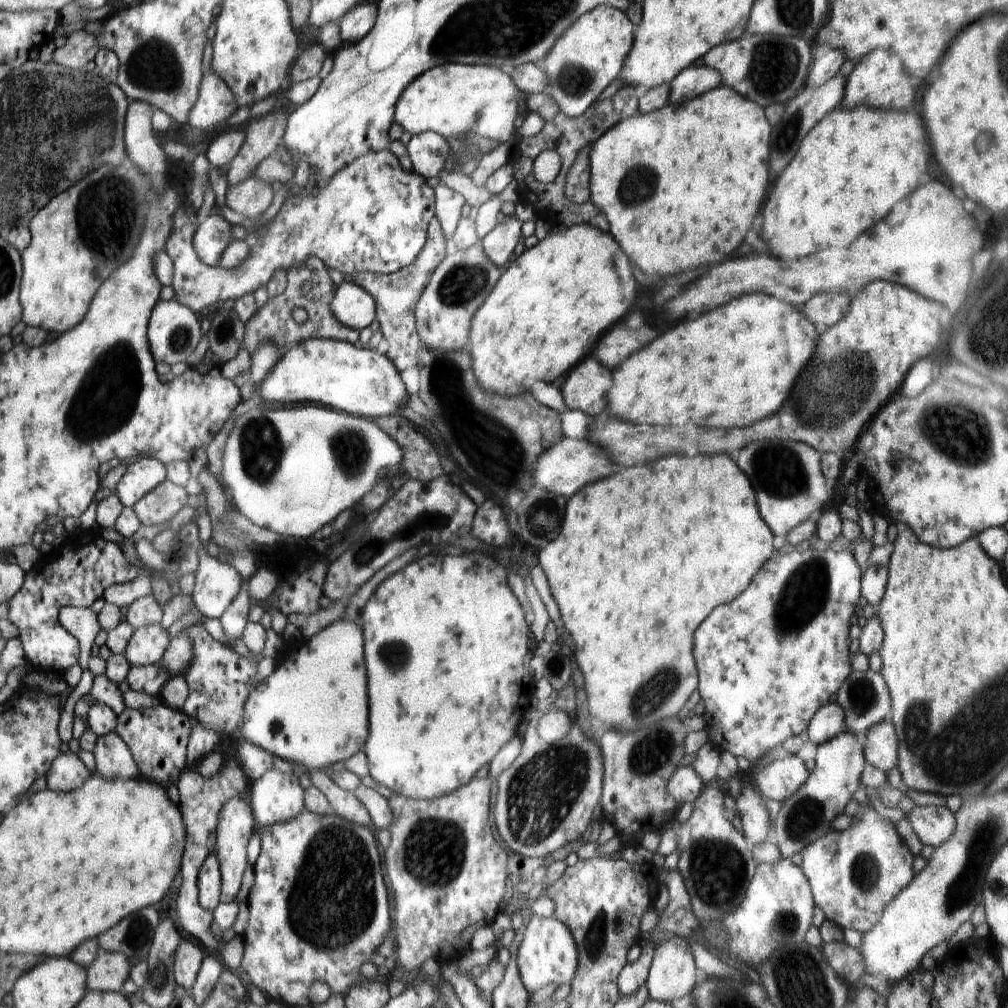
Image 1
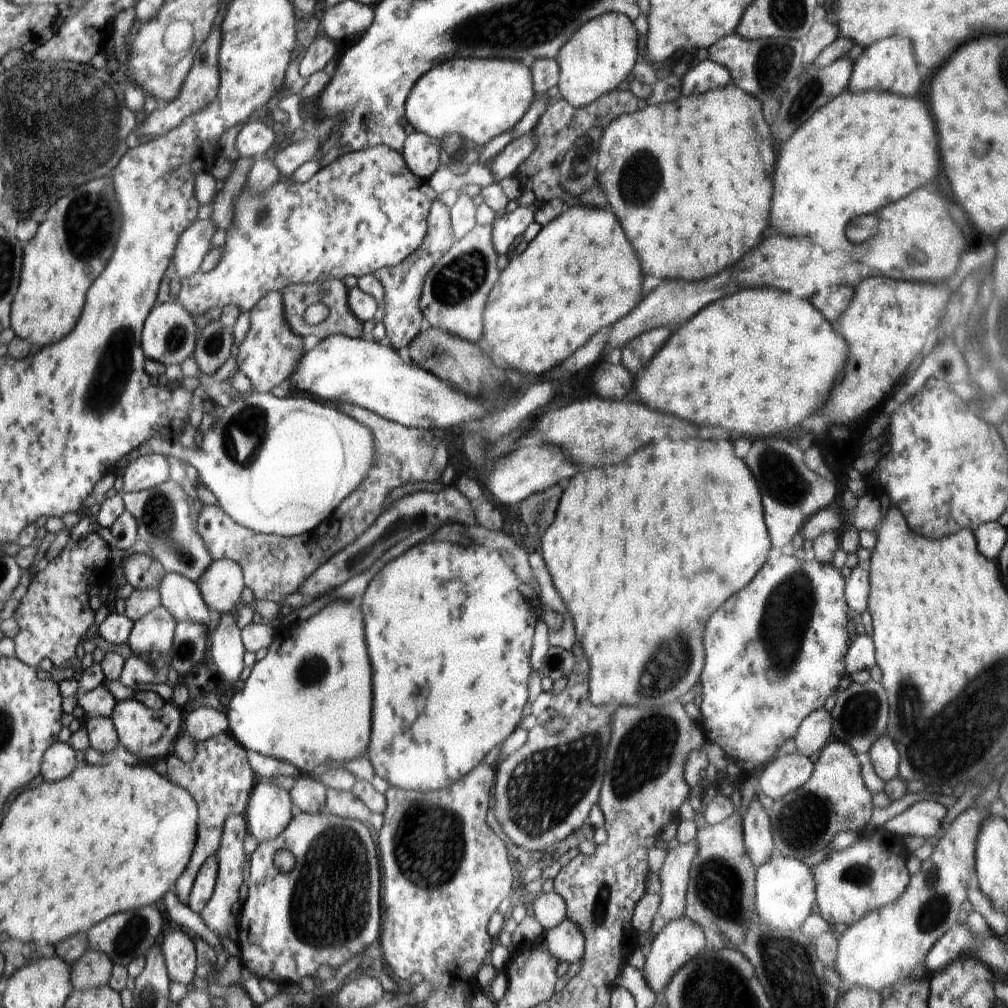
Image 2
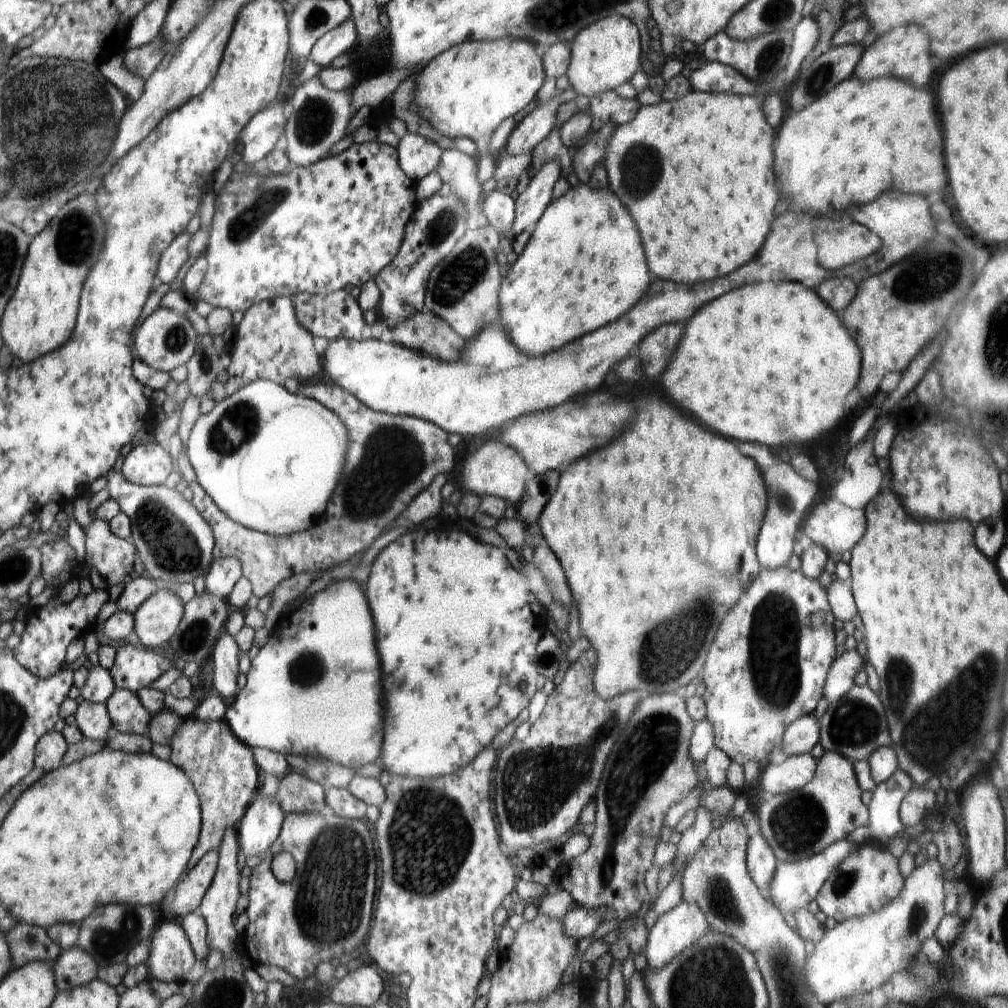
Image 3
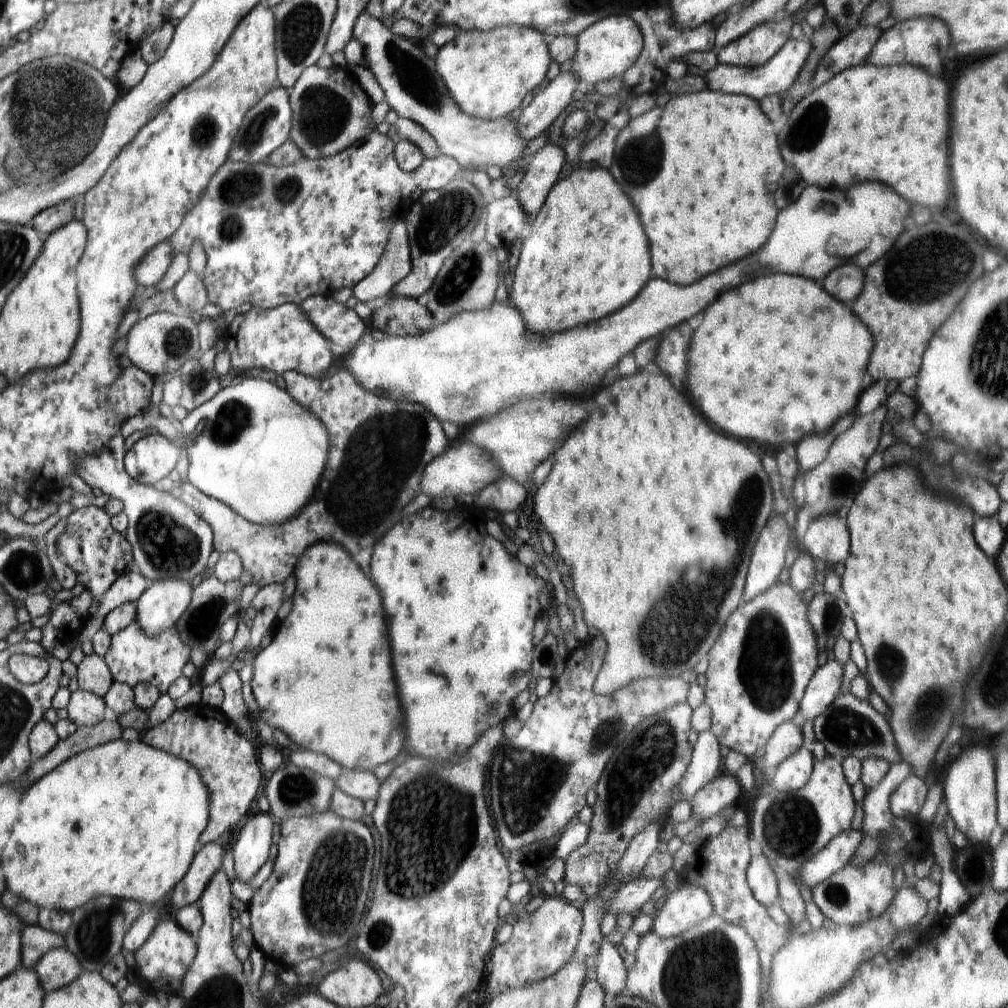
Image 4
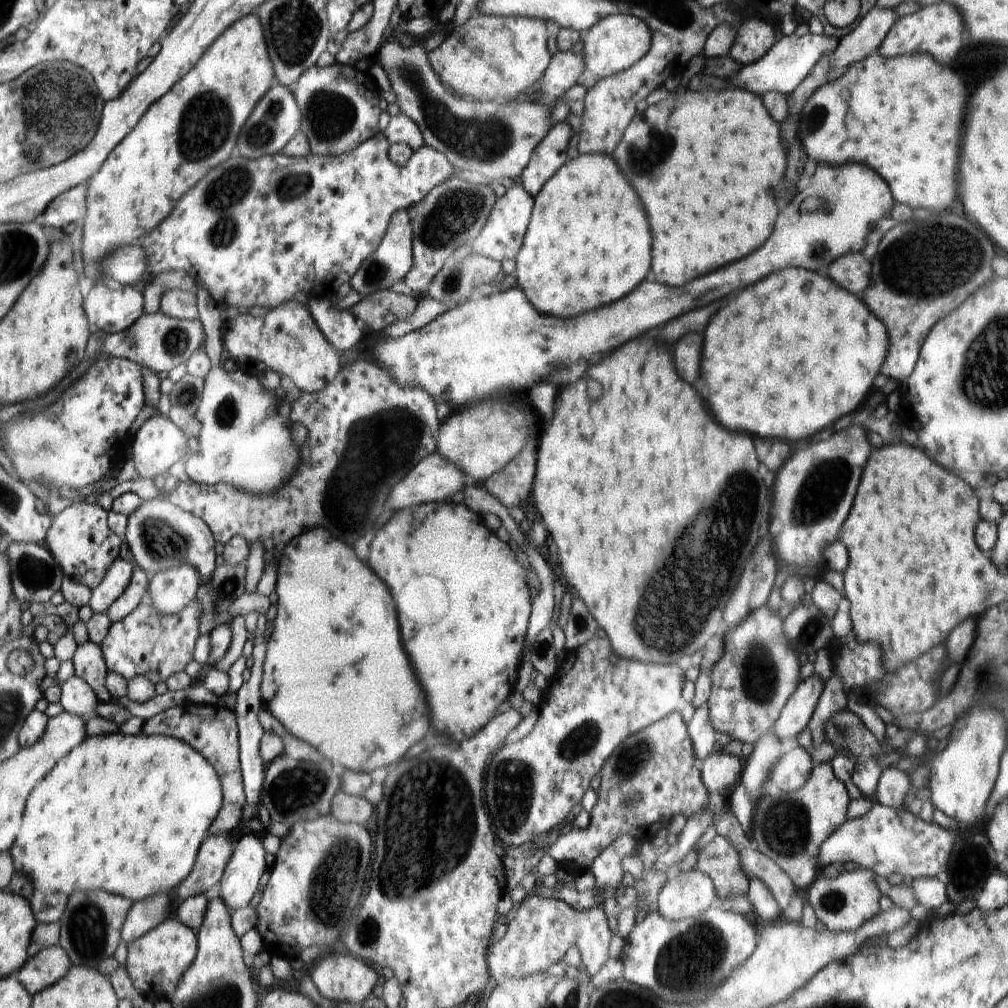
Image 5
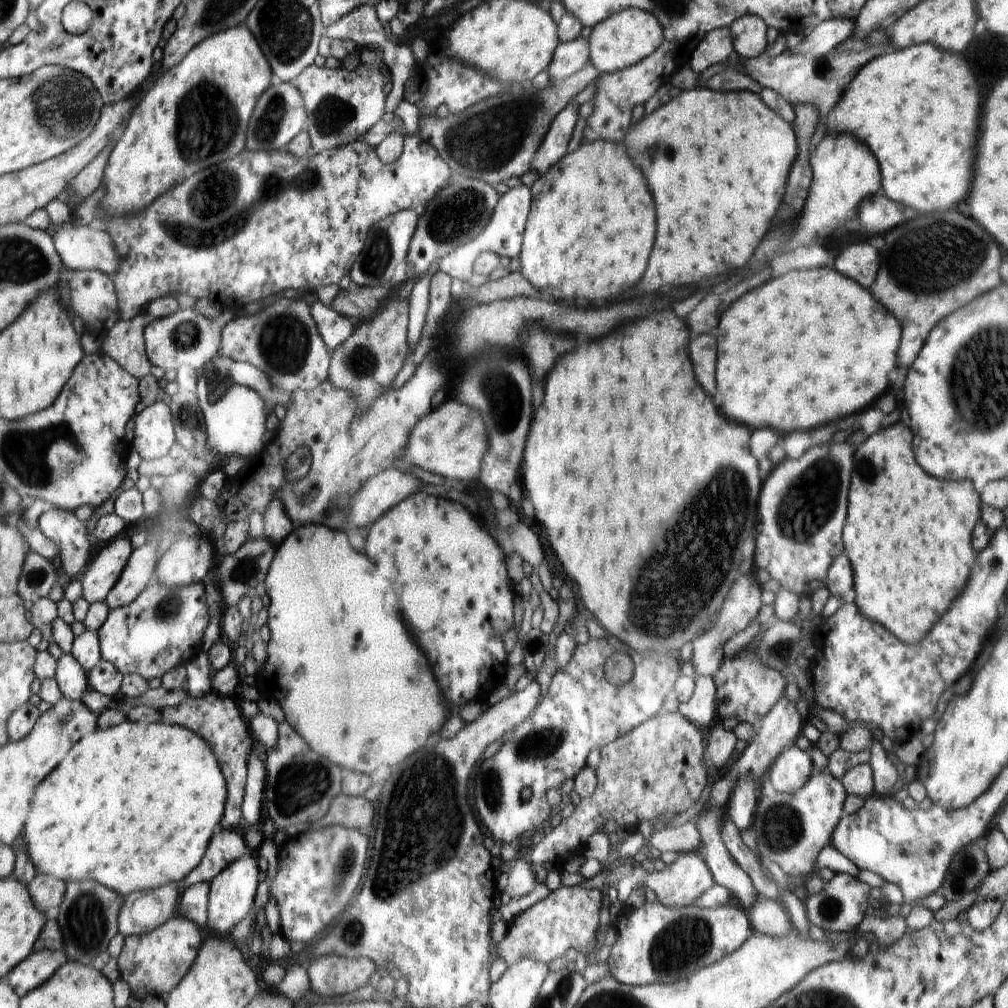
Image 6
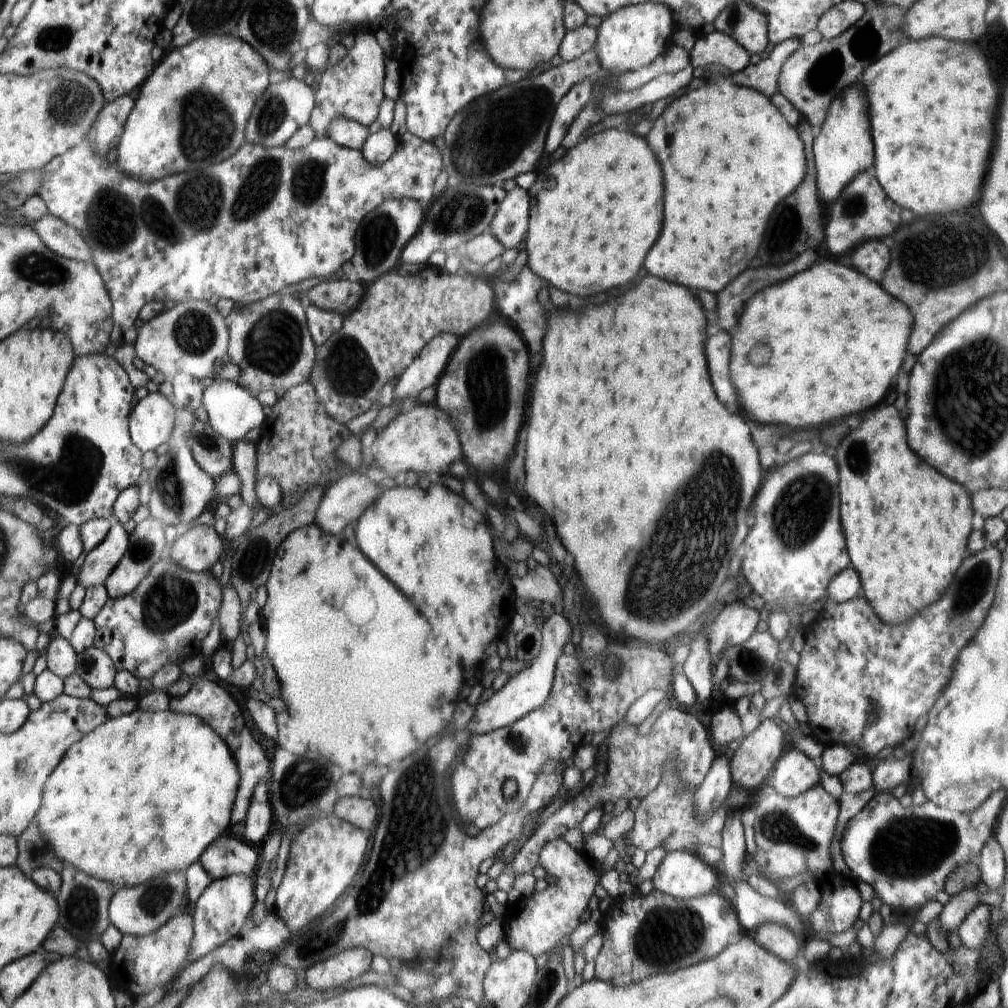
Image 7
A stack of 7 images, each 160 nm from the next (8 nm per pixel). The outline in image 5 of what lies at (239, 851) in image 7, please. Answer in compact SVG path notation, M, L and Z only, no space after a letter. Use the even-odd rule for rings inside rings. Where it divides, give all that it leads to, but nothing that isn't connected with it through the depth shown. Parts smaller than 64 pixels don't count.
M212 835L210 840L206 840L206 848L202 848L202 856L198 857L198 868L194 869L194 876L182 884L182 888L177 888L178 898L182 900L190 897L211 894L221 882L225 868L233 856L236 842L232 842L233 837L226 835Z

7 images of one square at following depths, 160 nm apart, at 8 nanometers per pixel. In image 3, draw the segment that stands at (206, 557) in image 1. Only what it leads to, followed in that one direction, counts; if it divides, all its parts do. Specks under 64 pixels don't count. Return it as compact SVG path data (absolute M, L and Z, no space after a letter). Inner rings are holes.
M234 557L214 559L205 575L205 590L212 596L228 600L234 584L243 576L241 562Z

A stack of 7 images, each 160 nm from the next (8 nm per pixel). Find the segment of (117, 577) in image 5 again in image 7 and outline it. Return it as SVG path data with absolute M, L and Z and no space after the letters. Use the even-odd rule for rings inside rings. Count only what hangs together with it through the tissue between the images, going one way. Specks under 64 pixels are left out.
M114 518L106 538L86 556L76 575L78 584L89 589L96 585L105 586L106 579L126 554L129 547L129 534Z

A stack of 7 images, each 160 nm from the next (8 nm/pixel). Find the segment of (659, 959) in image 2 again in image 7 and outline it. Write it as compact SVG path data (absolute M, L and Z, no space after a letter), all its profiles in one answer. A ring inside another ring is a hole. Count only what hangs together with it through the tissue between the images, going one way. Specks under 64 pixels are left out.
M668 851L651 880L656 891L681 899L720 888L717 867L707 865L694 851Z

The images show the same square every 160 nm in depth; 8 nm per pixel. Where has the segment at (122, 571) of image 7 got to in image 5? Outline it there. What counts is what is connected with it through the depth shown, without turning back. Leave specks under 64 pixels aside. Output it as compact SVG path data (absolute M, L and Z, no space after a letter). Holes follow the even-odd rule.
M136 566L129 586L106 612L112 623L128 618L140 606L140 600L146 592L146 586L148 586L148 578L146 578L144 571Z

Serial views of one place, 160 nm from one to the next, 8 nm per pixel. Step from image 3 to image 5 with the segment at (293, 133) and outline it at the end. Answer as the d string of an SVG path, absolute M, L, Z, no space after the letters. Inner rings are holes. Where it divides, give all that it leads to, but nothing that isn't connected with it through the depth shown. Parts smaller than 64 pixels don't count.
M335 61L331 66L314 65L302 74L293 87L302 112L300 131L307 138L313 155L351 153L378 134L382 90L368 72Z

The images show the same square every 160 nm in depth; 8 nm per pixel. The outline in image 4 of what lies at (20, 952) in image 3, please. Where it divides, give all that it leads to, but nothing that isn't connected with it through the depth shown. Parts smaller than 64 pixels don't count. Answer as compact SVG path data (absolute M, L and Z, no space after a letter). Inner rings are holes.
M39 924L26 925L22 931L23 966L32 969L50 949L65 946L65 938L61 934L43 929Z

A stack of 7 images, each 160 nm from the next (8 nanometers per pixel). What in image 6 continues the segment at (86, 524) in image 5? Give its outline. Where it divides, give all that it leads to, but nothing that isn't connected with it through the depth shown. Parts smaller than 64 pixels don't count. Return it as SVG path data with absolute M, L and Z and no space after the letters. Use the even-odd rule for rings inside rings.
M48 507L37 520L38 528L58 547L59 554L57 565L68 581L80 581L82 575L87 571L90 560L94 558L100 548L100 542L88 531L85 525L70 510Z

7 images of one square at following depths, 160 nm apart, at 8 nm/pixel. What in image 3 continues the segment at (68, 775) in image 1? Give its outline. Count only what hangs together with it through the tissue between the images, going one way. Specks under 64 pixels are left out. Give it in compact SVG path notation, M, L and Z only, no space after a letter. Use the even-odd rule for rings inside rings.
M59 731L47 732L40 737L35 746L35 767L44 773L62 766L68 744Z

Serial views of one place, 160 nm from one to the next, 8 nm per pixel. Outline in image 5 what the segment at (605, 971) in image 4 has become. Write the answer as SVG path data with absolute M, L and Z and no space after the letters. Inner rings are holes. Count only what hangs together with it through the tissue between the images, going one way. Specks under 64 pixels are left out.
M535 891L530 892L513 912L515 916L507 922L506 934L490 943L488 959L493 985L502 984L509 978L533 975L560 964L568 948L575 944L580 950L586 972L591 976L598 974L610 957L608 944L614 932L602 906L577 910L562 900L544 899Z

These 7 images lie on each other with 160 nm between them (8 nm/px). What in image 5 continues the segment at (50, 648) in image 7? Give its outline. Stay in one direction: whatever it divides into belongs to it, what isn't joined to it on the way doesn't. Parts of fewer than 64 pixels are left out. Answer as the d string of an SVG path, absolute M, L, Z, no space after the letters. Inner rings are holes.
M74 676L60 686L59 702L62 704L64 711L76 714L82 720L88 720L94 716L99 700L87 682Z

